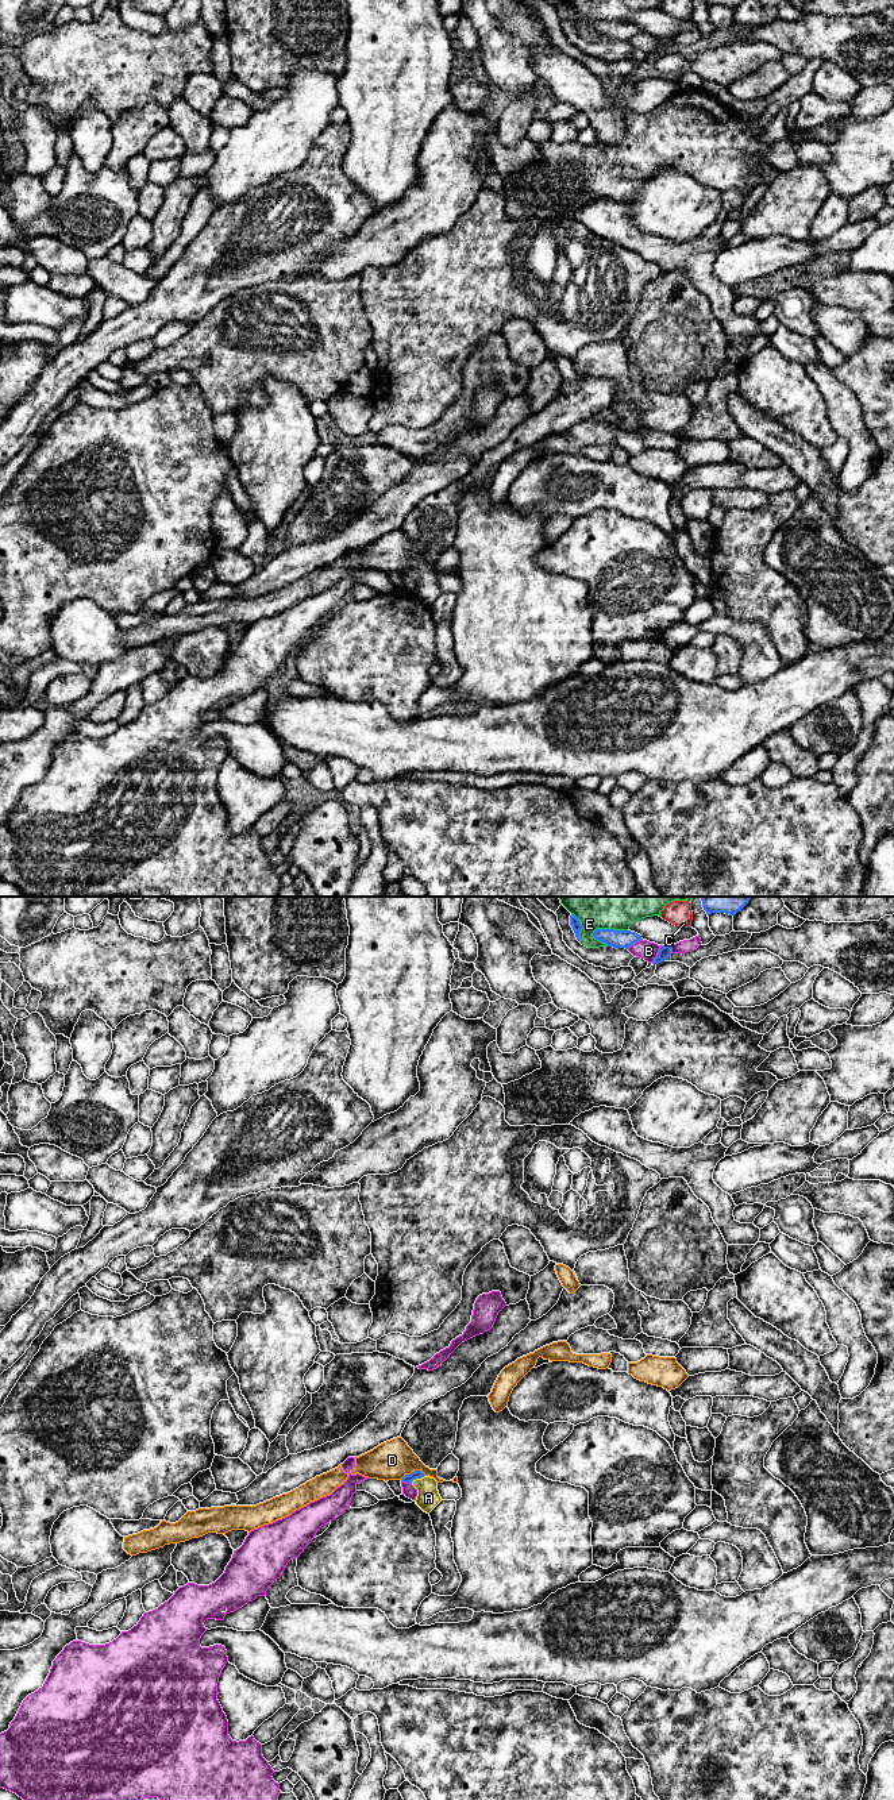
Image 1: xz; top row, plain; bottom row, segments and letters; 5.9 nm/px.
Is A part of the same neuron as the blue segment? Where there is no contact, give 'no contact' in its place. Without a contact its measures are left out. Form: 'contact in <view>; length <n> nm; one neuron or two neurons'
contact in xz; length 100 nm; one neuron

